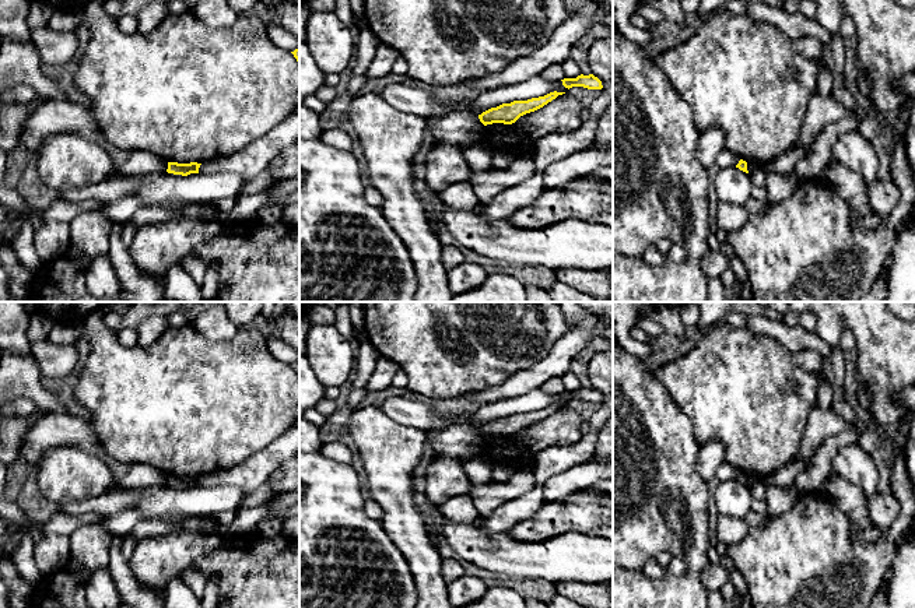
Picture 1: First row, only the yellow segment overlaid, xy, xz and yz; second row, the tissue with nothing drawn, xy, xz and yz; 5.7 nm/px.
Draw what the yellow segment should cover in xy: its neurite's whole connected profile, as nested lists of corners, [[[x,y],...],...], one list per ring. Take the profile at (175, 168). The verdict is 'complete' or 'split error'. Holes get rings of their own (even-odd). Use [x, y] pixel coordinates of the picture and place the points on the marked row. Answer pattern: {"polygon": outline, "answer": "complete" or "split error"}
{"polygon": [[[168,162],[168,173],[187,176],[190,173],[199,173],[199,168],[201,164],[190,162],[190,164],[178,164],[178,162]]], "answer": "complete"}

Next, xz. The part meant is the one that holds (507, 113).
{"polygon": [[[550,92],[544,96],[532,98],[527,101],[513,101],[511,103],[502,103],[497,108],[491,108],[481,115],[478,115],[480,122],[487,126],[492,123],[504,123],[504,124],[512,124],[515,123],[520,116],[534,112],[553,99],[555,99],[558,95],[562,95],[565,92]]], "answer": "complete"}

